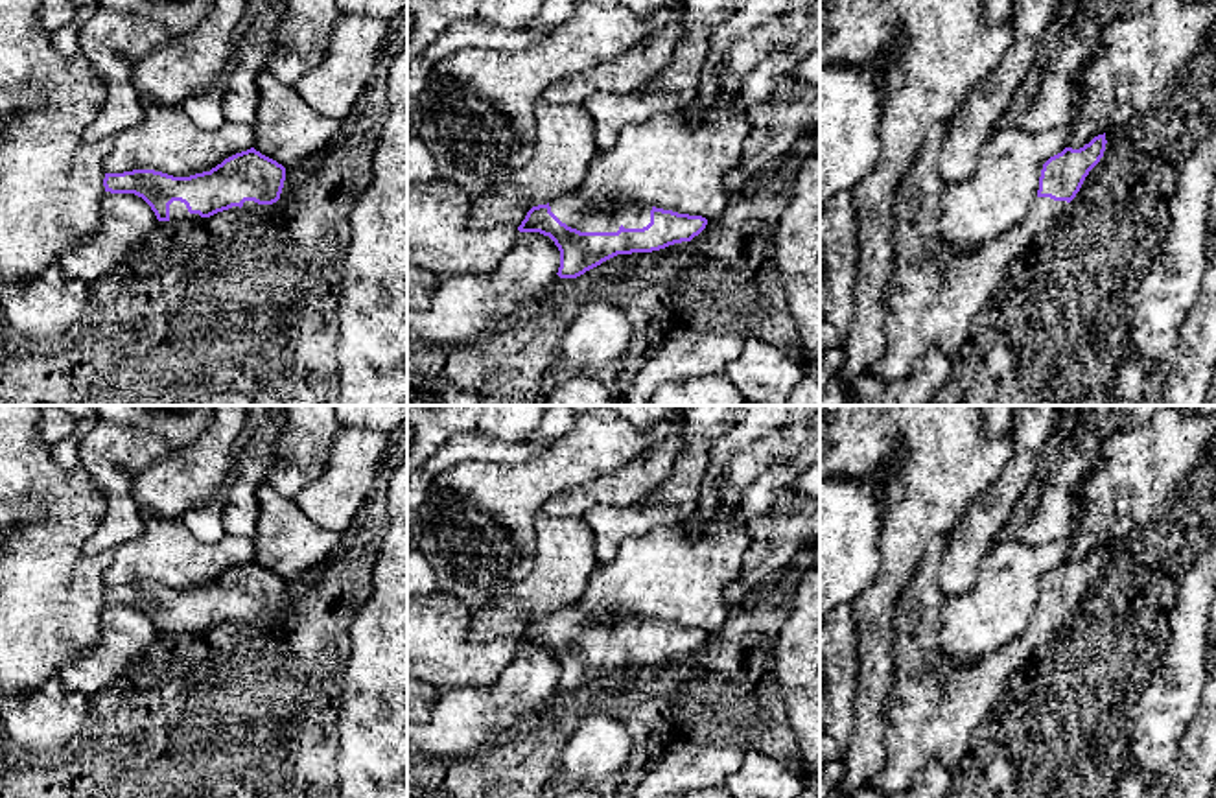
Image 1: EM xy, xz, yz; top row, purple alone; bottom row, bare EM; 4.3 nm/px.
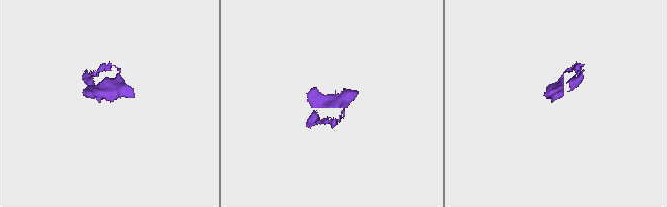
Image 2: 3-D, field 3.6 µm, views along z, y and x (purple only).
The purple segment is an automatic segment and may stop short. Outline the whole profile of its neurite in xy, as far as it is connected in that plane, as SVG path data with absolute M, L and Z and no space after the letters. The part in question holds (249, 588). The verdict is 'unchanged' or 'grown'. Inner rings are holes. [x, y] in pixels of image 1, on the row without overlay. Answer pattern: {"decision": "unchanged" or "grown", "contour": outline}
{"decision": "grown", "contour": "M251 560L190 590L133 582L105 586L103 599L111 606L142 610L158 634L201 634L228 621L273 617L284 593L286 581Z"}

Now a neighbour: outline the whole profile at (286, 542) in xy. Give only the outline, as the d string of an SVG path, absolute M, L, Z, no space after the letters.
M269 483L258 490L258 509L252 560L284 581L322 566L341 540L339 533L313 523L293 498Z

